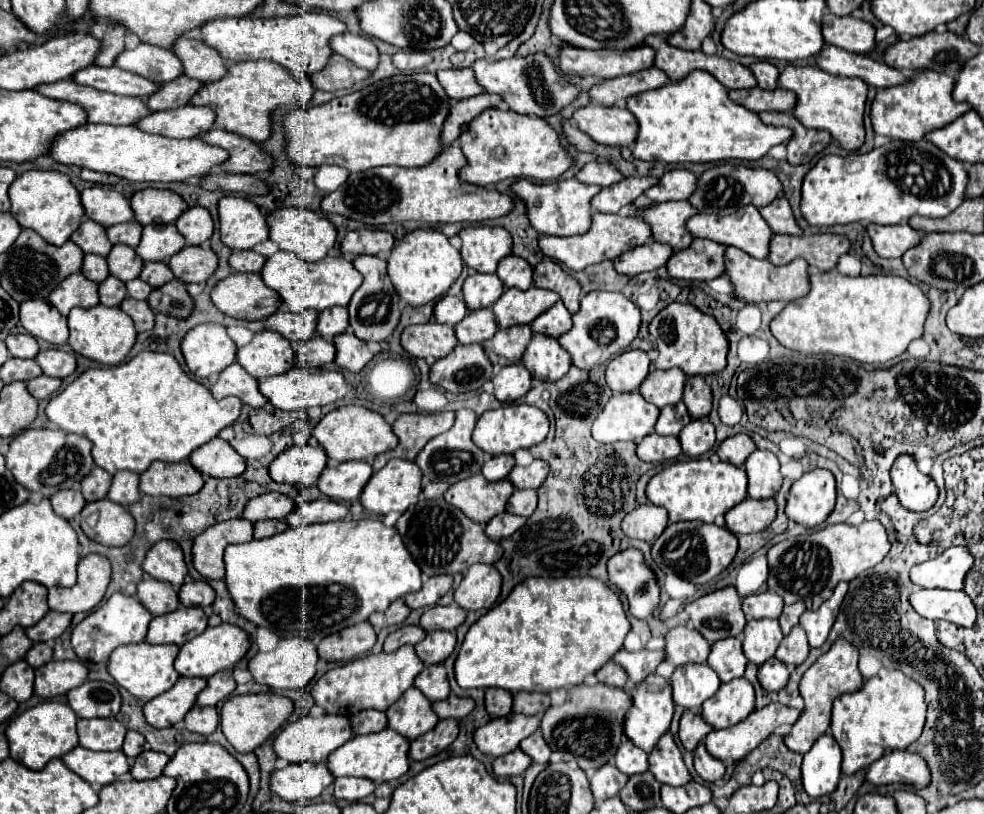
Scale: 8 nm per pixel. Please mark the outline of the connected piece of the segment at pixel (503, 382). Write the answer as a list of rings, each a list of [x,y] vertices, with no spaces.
[[[523,364],[503,366],[493,378],[495,398],[499,402],[515,402],[531,390],[531,374]]]

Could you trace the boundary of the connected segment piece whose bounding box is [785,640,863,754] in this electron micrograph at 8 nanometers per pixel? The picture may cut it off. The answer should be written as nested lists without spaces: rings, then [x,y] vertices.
[[[837,640],[829,648],[829,652],[821,654],[815,660],[815,664],[803,674],[803,678],[799,682],[799,692],[805,700],[805,710],[803,710],[801,718],[793,724],[791,732],[785,736],[785,744],[787,744],[789,750],[799,752],[799,754],[807,754],[807,750],[811,750],[815,740],[821,734],[825,734],[827,728],[829,728],[833,700],[863,686],[863,678],[861,678],[861,672],[857,668],[857,660],[859,660],[857,648],[853,644],[849,644],[847,640]]]

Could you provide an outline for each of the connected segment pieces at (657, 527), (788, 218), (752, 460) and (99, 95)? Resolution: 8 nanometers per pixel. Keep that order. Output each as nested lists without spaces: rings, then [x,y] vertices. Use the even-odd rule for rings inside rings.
[[[645,504],[645,506],[637,506],[635,510],[631,510],[625,516],[621,528],[629,538],[655,542],[667,528],[667,524],[669,524],[667,510],[653,506],[653,504]]]
[[[785,196],[775,198],[775,202],[759,208],[761,216],[767,220],[773,234],[803,234],[803,230],[797,226],[791,206]]]
[[[755,450],[745,462],[745,472],[749,478],[751,498],[775,498],[781,488],[783,476],[779,472],[779,460],[773,452]]]
[[[71,78],[37,86],[35,92],[43,94],[47,98],[67,100],[67,102],[79,104],[87,112],[89,122],[129,126],[151,112],[143,104],[141,98],[117,96],[111,92],[99,92],[95,88],[87,88],[87,86],[81,86],[77,82],[71,82]]]

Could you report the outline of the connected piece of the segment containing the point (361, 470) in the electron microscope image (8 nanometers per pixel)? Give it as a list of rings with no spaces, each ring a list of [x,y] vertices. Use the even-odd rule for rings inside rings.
[[[343,462],[327,466],[317,482],[319,490],[333,500],[355,500],[371,478],[373,470],[367,462]]]

